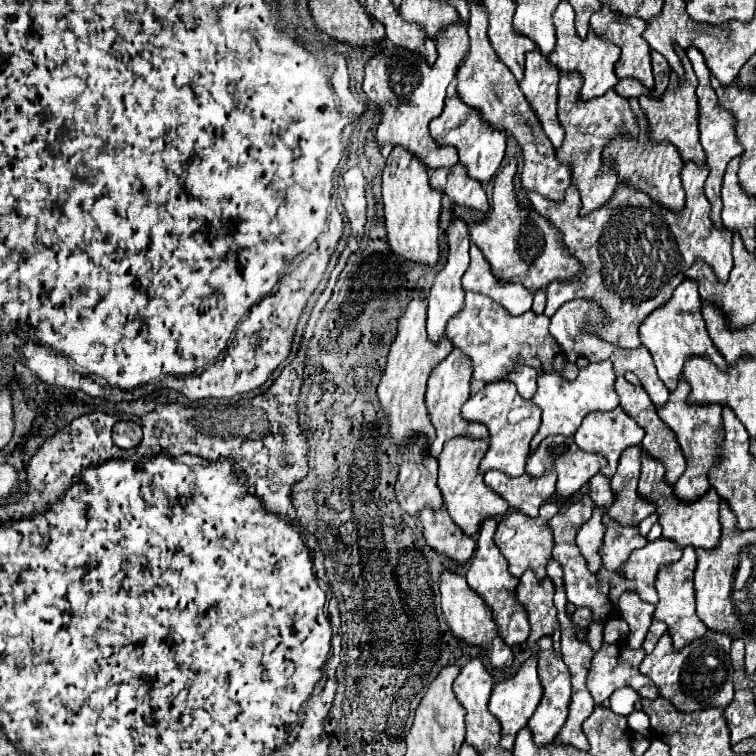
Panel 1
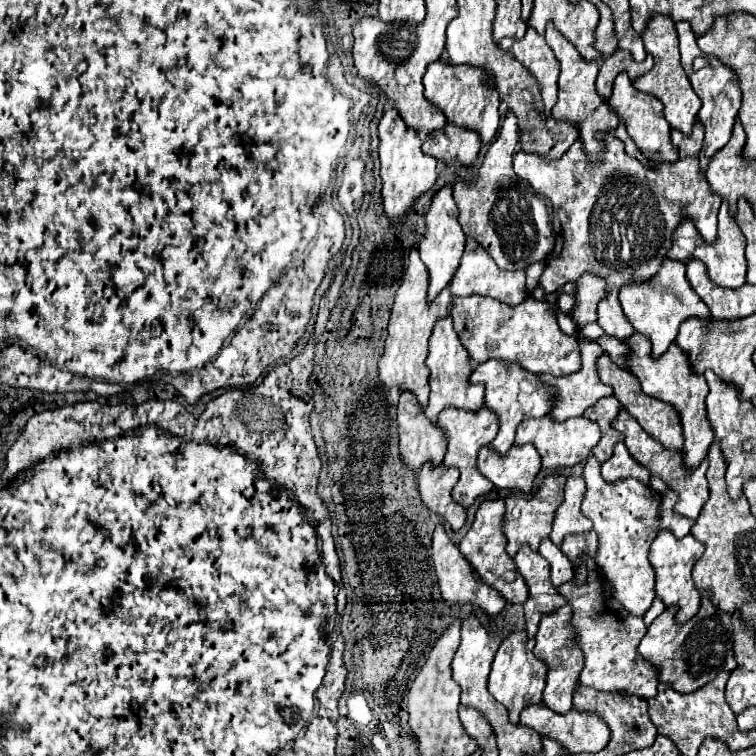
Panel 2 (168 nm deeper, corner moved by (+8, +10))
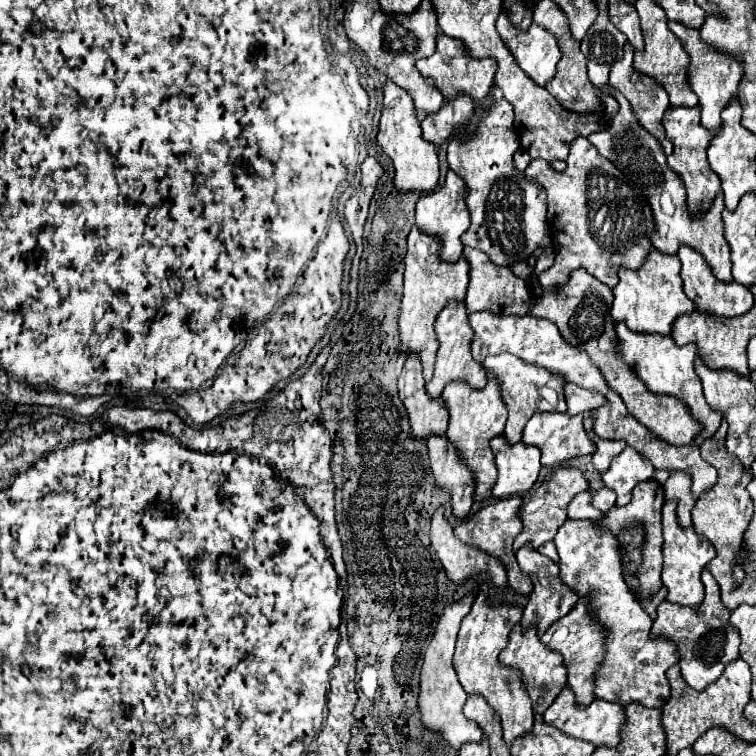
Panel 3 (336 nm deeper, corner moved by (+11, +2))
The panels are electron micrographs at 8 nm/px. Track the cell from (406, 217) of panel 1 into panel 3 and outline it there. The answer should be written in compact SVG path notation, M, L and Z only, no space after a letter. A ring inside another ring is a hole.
M391 80L385 84L385 100L383 100L383 114L379 122L377 144L381 150L393 160L395 178L393 184L399 192L423 192L433 190L439 182L439 164L437 164L437 148L427 144L421 136L421 126L417 120L417 112L413 112L413 102L405 90L397 88Z

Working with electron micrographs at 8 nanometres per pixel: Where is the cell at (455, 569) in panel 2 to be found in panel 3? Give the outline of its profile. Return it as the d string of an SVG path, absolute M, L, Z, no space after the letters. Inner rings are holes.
M439 508L431 520L431 546L435 548L437 558L441 560L443 570L453 584L461 584L479 574L491 576L489 570L493 570L493 586L505 588L505 568L501 568L493 556L485 556L485 552L473 552L473 548L465 548L453 536L453 528L443 516L443 508Z

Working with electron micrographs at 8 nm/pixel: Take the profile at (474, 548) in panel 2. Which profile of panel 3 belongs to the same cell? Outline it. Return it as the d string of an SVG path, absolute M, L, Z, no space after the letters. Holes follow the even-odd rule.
M513 496L513 498L505 498L501 502L495 502L495 504L489 504L489 506L483 506L471 520L463 520L459 522L459 526L455 528L455 536L471 546L471 548L477 548L477 550L483 550L487 554L491 554L493 558L497 558L503 566L505 566L505 572L507 572L507 584L517 592L517 594L525 594L529 596L533 586L529 582L529 578L525 574L521 574L521 570L517 568L517 560L515 560L515 554L513 554L513 540L515 536L521 532L521 520L517 520L517 508L521 506L521 498L519 496Z

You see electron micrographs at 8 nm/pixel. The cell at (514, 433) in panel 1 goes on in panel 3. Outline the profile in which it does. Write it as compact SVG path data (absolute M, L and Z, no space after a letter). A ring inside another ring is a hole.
M491 356L481 362L487 376L493 374L499 380L499 390L503 404L507 408L507 426L505 426L505 440L509 444L521 442L523 424L537 412L567 412L567 404L563 394L565 380L561 376L553 376L545 372L545 368L533 368L531 364L525 364L523 360L517 360L515 356Z

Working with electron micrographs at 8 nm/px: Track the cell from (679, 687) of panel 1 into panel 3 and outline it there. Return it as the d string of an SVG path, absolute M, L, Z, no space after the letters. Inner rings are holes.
M703 570L701 580L705 588L703 604L699 604L697 608L687 608L681 604L661 602L657 608L657 620L653 622L651 628L653 638L665 636L677 646L681 676L697 692L705 690L705 686L715 682L723 674L725 666L739 658L739 644L741 644L741 636L737 628L729 622L731 612L721 602L719 584L713 580L708 570Z

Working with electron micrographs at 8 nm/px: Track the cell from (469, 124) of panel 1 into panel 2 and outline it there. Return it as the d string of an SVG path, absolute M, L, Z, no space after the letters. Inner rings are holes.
M442 56L440 60L428 64L428 68L426 68L424 96L446 114L448 122L478 130L484 144L488 144L496 136L498 122L500 122L500 114L498 114L500 96L498 96L496 88L490 86L490 72L486 72L484 68L452 66Z

